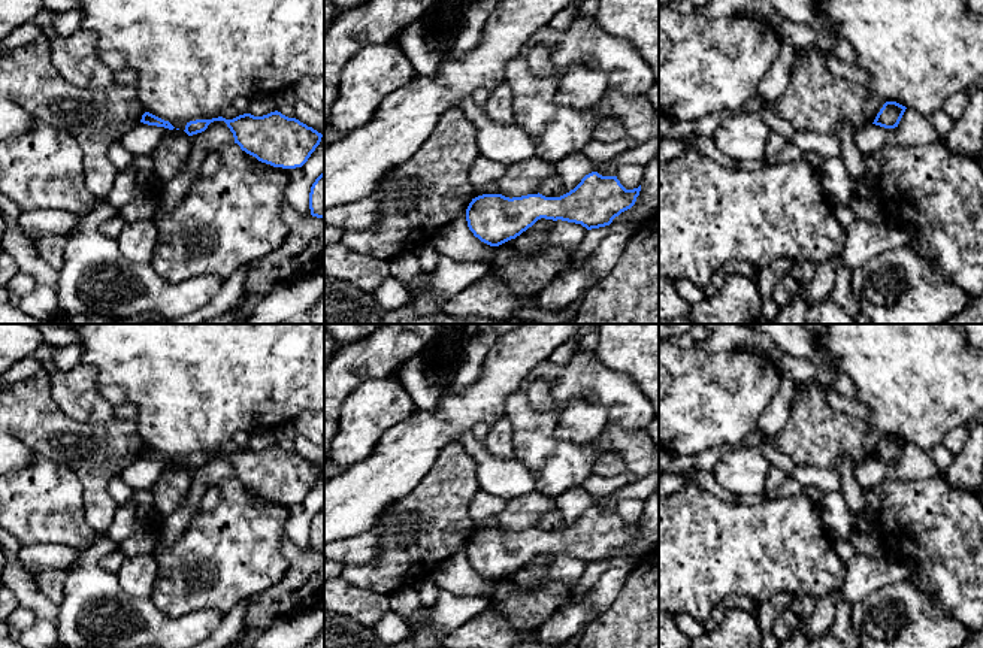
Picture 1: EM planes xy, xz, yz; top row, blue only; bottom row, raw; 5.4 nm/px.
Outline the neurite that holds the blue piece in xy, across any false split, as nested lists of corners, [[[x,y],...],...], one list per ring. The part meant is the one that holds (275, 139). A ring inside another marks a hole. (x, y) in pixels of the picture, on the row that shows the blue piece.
[[[278,110],[263,116],[244,113],[233,119],[223,116],[196,119],[187,122],[184,131],[188,136],[202,133],[214,121],[224,121],[227,124],[233,133],[235,143],[242,151],[261,163],[282,169],[302,167],[323,137],[312,127],[308,127],[296,118],[288,118]]]

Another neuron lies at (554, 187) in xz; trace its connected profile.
[[[560,176],[550,179],[539,190],[539,194],[542,194],[545,197],[560,197],[566,193],[569,193],[569,190],[566,188],[566,185]]]

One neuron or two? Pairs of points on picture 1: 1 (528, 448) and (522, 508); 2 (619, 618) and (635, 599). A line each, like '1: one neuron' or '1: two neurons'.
1: two neurons
2: one neuron

